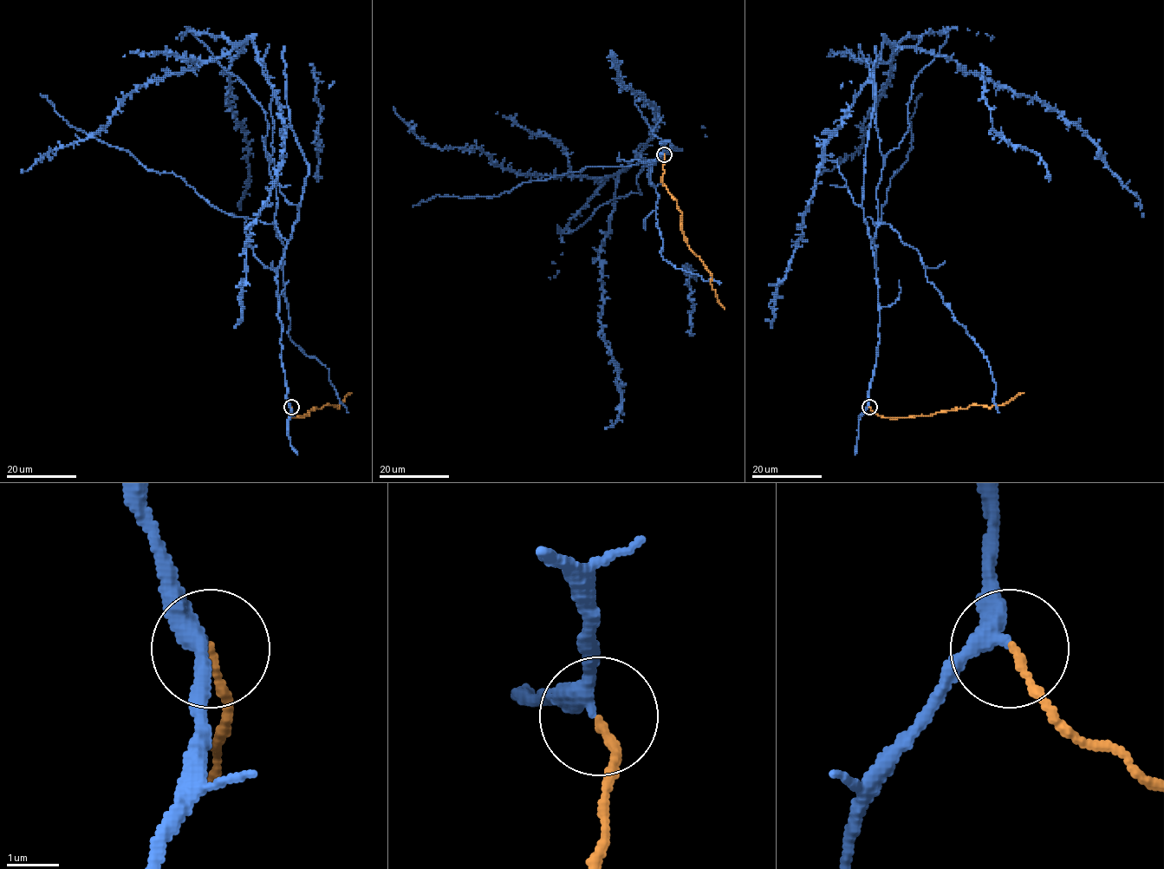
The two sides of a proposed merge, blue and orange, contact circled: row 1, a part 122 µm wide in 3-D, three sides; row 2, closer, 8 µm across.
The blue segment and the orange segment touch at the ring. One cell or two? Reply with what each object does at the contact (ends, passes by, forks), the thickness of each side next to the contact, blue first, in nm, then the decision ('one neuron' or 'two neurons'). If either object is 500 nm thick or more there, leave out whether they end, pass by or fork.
blue passes by | orange ends | 320/150 nm | one neuron

